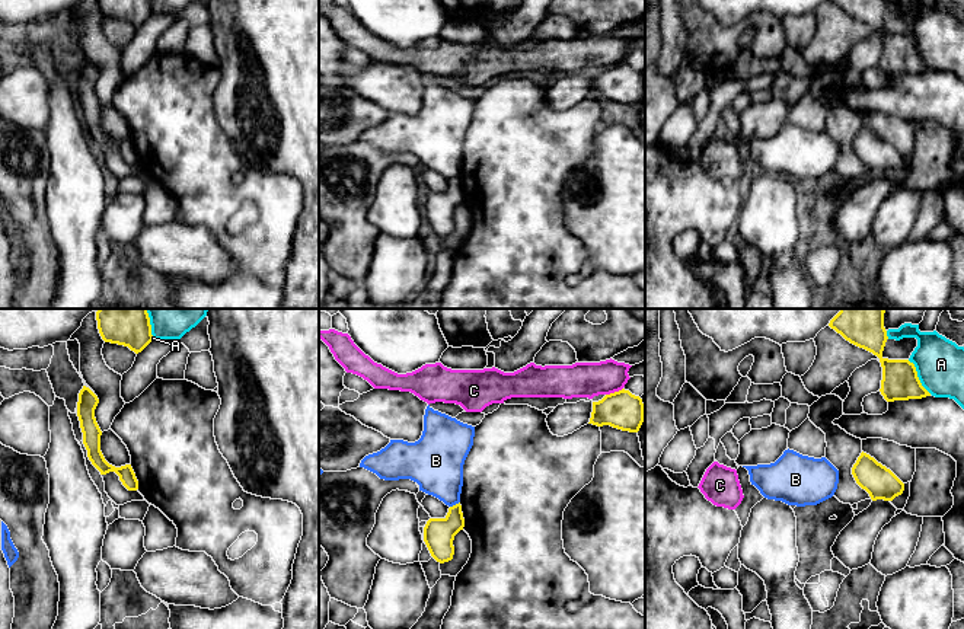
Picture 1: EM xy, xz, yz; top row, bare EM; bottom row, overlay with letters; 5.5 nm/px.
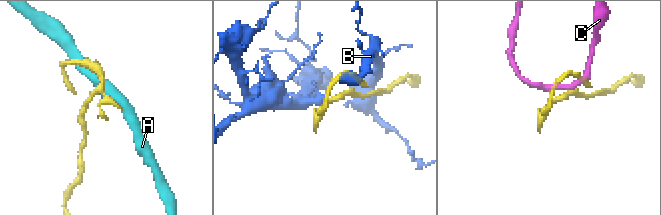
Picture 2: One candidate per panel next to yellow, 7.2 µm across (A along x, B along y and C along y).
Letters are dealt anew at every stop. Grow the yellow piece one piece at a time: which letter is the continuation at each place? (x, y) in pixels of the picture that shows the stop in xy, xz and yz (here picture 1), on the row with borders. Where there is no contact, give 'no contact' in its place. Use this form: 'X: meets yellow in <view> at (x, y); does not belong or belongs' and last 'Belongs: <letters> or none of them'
A: meets yellow in yz at (916, 376); does not belong
B: meets yellow in xz at (456, 504); does not belong
C: meets yellow in xz at (615, 392); does not belong
Belongs: none of them

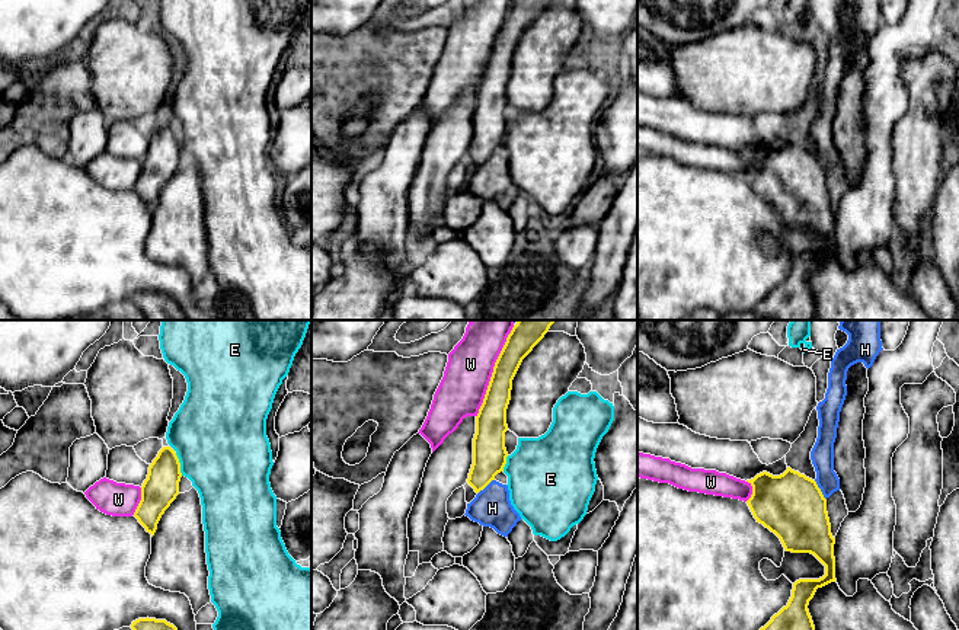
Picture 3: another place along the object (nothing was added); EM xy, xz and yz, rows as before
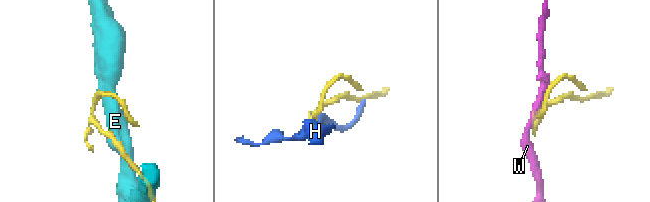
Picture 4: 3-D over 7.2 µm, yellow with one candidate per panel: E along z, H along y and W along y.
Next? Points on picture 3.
E: meets yellow in xy at (179, 464); does not belong
H: meets yellow in yz at (820, 491); belongs
W: meets yellow in xz at (494, 371); does not belong
Belongs: H

